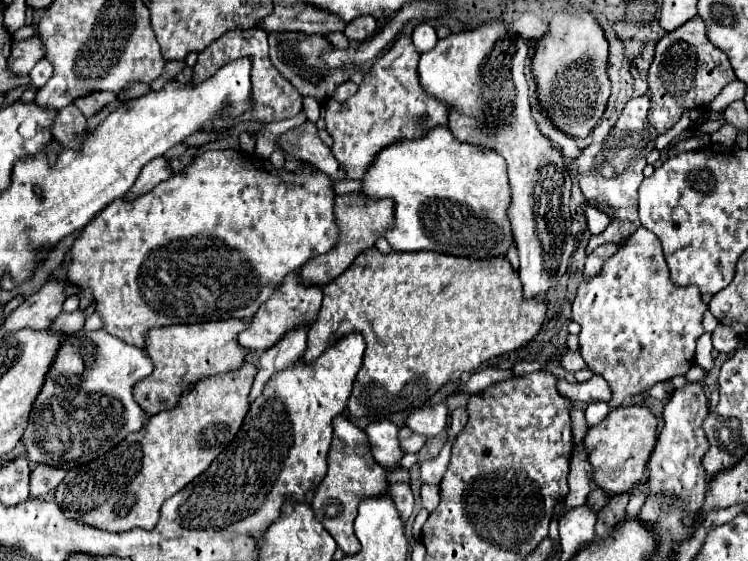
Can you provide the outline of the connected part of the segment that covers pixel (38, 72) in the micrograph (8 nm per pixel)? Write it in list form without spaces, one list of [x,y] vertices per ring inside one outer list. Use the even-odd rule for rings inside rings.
[[[40,59],[36,63],[36,67],[30,71],[30,79],[32,79],[32,85],[34,87],[42,87],[52,75],[52,65],[48,63],[48,59]]]

